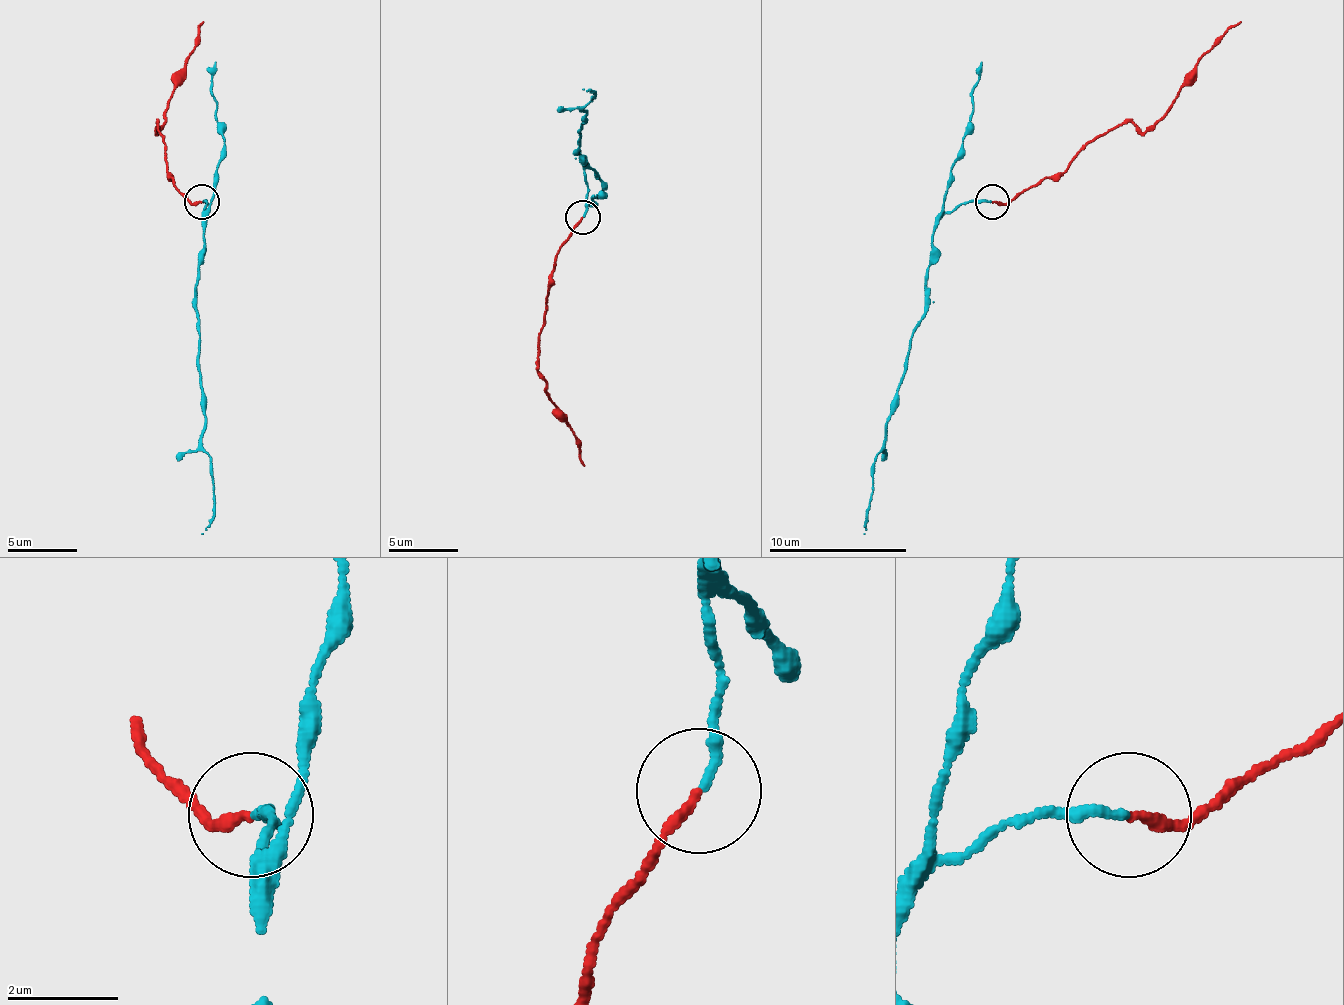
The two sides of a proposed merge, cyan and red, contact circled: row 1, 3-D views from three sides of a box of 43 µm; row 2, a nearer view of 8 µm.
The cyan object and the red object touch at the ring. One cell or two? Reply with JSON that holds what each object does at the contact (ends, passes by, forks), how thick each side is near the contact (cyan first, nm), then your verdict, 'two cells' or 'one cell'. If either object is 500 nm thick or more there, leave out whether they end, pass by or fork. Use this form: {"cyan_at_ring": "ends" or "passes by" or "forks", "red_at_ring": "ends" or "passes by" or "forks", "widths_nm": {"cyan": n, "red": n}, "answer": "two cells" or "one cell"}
{"cyan_at_ring": "ends", "red_at_ring": "ends", "widths_nm": {"cyan": 170, "red": 190}, "answer": "one cell"}

